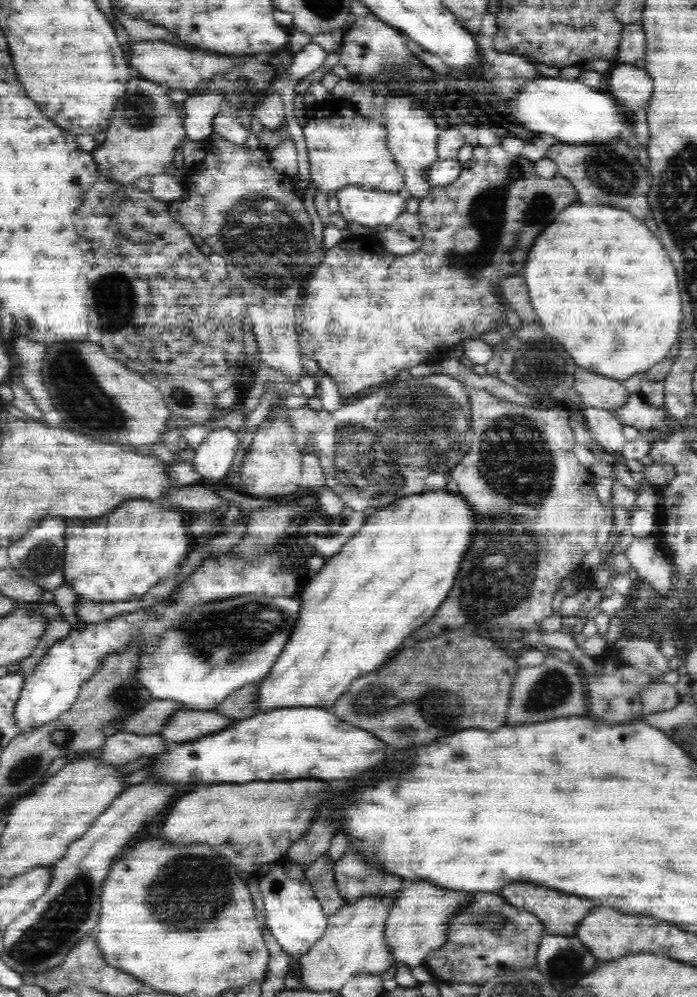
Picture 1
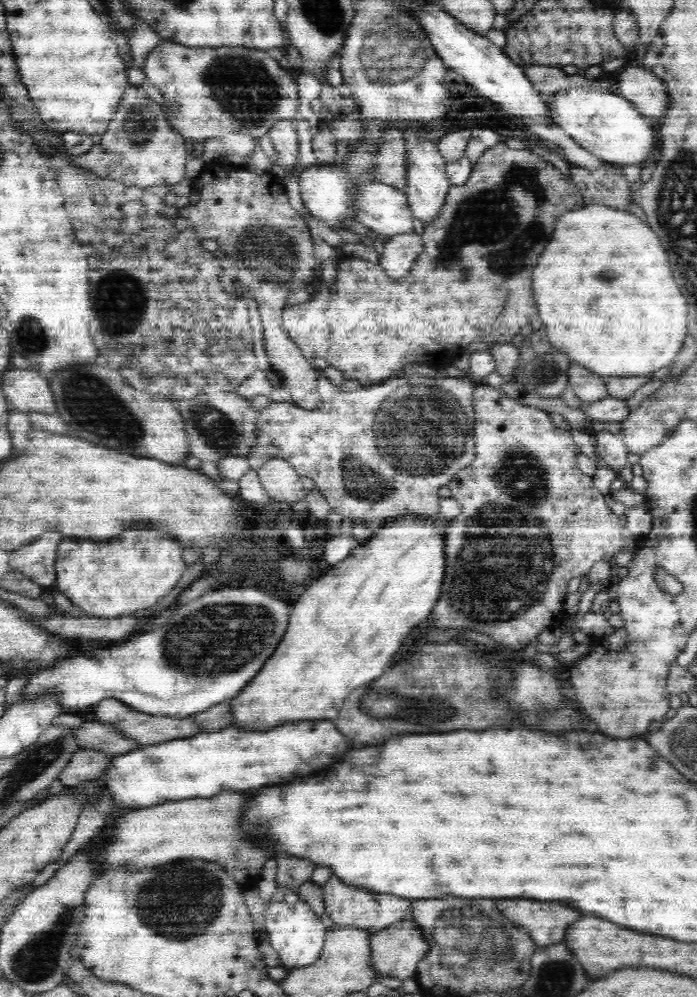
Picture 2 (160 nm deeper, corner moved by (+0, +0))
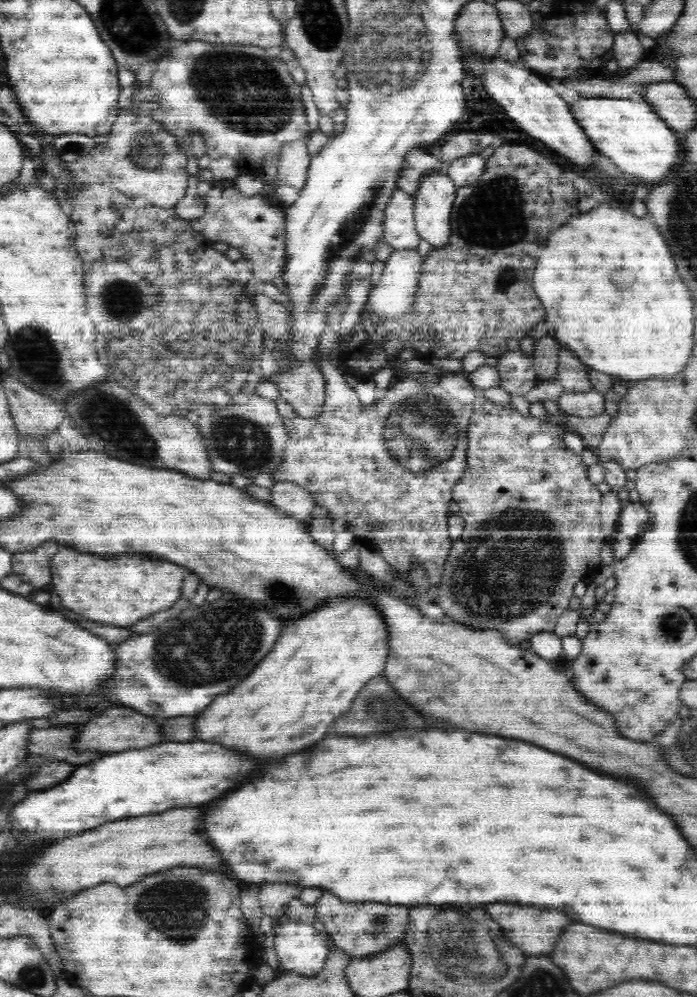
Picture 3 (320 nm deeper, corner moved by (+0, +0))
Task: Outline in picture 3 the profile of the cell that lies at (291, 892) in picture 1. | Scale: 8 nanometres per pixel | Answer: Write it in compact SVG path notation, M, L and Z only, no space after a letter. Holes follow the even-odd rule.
M280 922L274 926L275 952L282 968L294 970L298 975L316 977L328 960L328 944L324 932L314 930L308 922Z

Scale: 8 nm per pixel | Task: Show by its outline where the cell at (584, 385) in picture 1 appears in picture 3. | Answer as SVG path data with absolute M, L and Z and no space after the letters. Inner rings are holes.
M557 343L559 345L557 379L564 390L569 393L590 392L594 388L585 364L572 351L568 350L568 347Z

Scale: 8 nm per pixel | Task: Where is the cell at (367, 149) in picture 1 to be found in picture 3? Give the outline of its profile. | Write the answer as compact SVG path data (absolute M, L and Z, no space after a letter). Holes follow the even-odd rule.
M410 149L405 154L405 162L400 168L396 186L414 197L416 190L420 188L421 178L428 176L430 172L440 172L441 169L441 160L438 158L420 149Z

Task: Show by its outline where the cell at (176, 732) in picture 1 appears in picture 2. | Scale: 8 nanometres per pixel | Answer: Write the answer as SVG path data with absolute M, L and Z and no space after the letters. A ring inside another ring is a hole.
M104 698L102 702L98 702L92 714L94 715L94 721L111 724L117 732L121 732L122 736L136 742L139 740L139 744L142 744L142 746L155 745L174 739L185 739L200 734L199 724L196 724L191 717L152 716L135 711L127 704L114 698Z

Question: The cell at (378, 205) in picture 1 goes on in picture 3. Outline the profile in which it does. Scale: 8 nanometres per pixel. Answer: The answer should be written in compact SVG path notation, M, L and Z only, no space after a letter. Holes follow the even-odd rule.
M400 189L392 192L392 200L388 202L385 209L383 240L387 242L394 250L417 250L418 242L420 242L420 235L415 229L414 218L414 198L407 192Z

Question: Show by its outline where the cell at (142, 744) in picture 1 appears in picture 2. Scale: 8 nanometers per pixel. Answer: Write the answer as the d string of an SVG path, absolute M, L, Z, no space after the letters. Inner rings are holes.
M91 748L81 749L72 755L70 762L57 778L64 786L79 785L82 781L96 780L100 776L104 776L103 772L114 757Z

